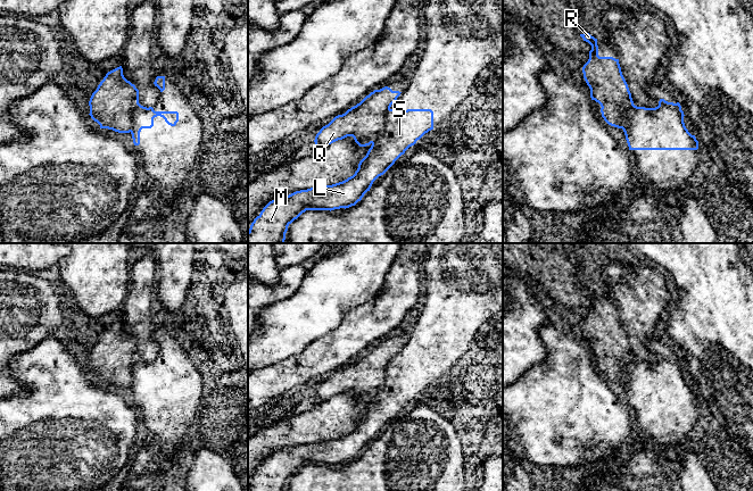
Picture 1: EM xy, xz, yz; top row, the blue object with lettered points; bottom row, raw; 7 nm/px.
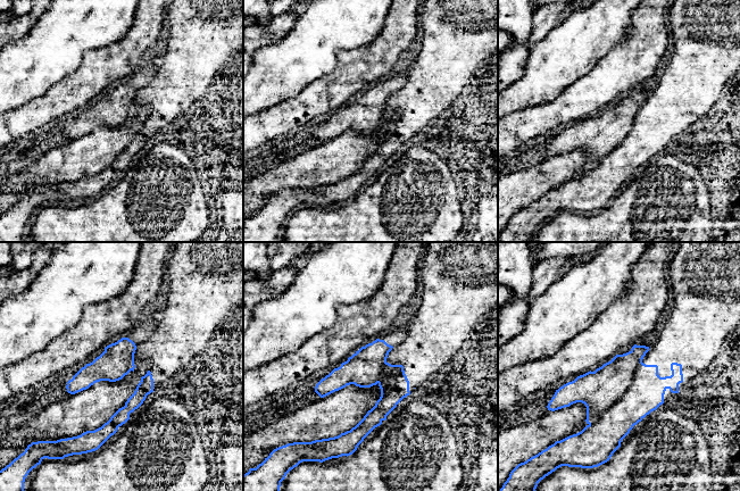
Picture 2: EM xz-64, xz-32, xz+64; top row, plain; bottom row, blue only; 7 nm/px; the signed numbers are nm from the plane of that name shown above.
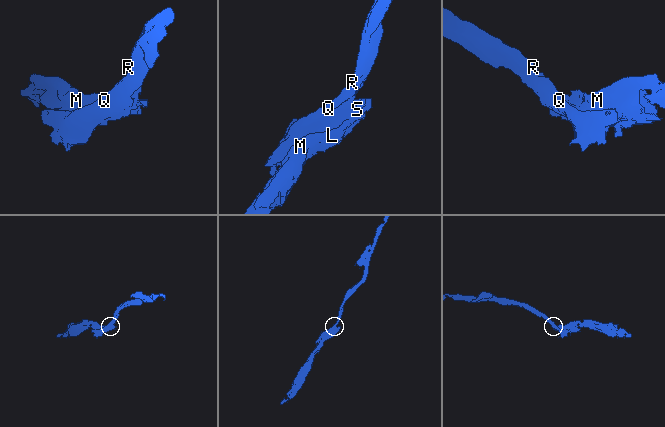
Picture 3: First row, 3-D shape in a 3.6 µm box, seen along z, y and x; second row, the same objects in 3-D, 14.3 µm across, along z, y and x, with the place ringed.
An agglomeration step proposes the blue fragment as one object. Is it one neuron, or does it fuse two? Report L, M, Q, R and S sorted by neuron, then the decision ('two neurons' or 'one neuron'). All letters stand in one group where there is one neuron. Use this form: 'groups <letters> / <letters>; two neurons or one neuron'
groups L M S / Q R; two neurons

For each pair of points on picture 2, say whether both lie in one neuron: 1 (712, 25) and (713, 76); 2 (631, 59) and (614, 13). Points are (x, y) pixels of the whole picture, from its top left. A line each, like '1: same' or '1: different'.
1: same
2: different

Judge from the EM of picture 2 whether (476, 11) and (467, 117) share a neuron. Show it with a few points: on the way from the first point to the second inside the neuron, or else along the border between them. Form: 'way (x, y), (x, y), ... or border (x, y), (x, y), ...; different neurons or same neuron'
border (485, 107), (457, 107), (455, 109); different neurons

